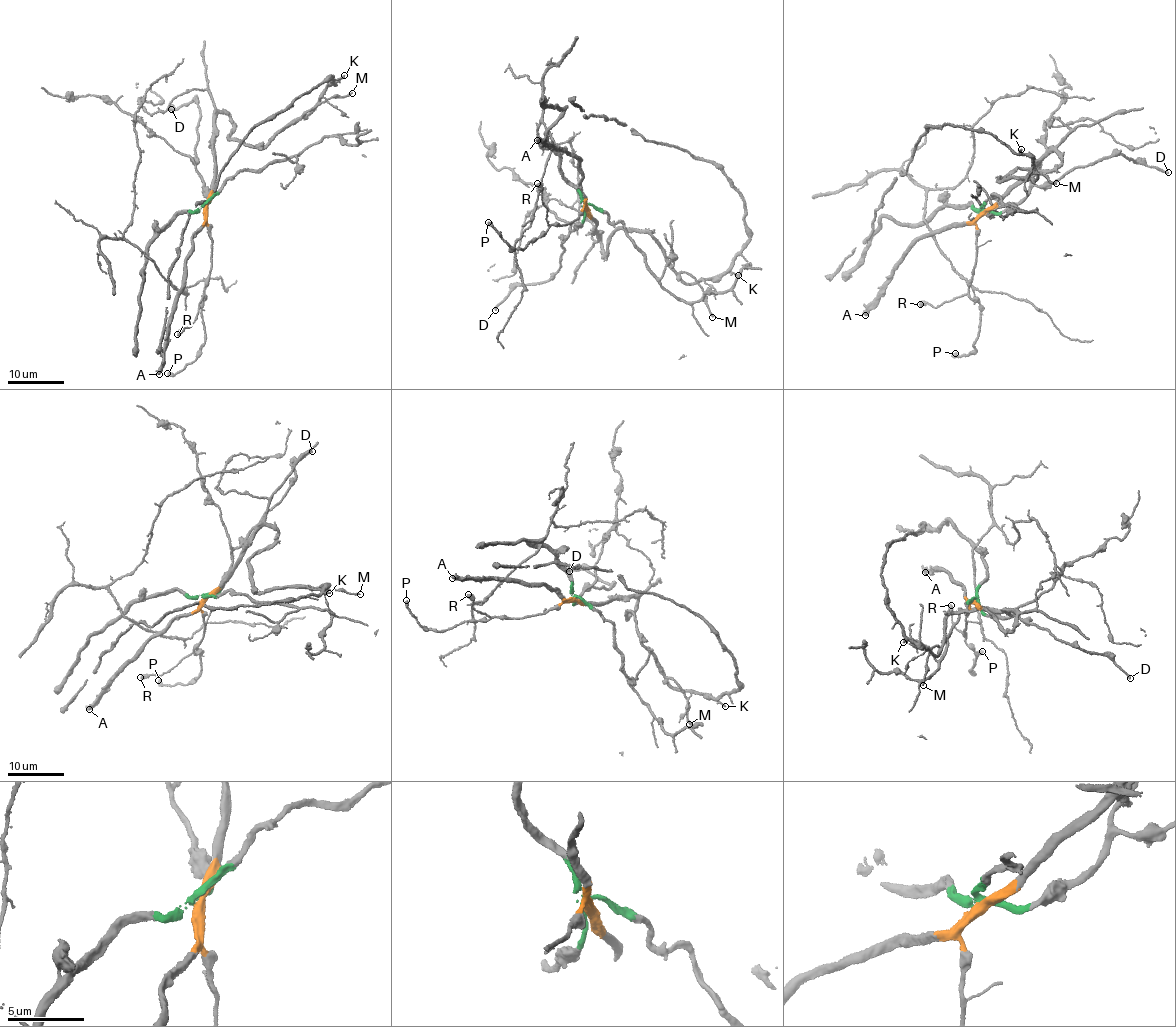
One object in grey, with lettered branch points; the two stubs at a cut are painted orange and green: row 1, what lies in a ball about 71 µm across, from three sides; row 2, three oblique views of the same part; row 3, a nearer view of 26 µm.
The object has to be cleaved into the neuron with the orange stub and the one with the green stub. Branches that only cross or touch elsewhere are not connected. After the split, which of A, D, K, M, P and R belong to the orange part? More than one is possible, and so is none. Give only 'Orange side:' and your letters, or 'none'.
Orange side: A, K, M, P, R

